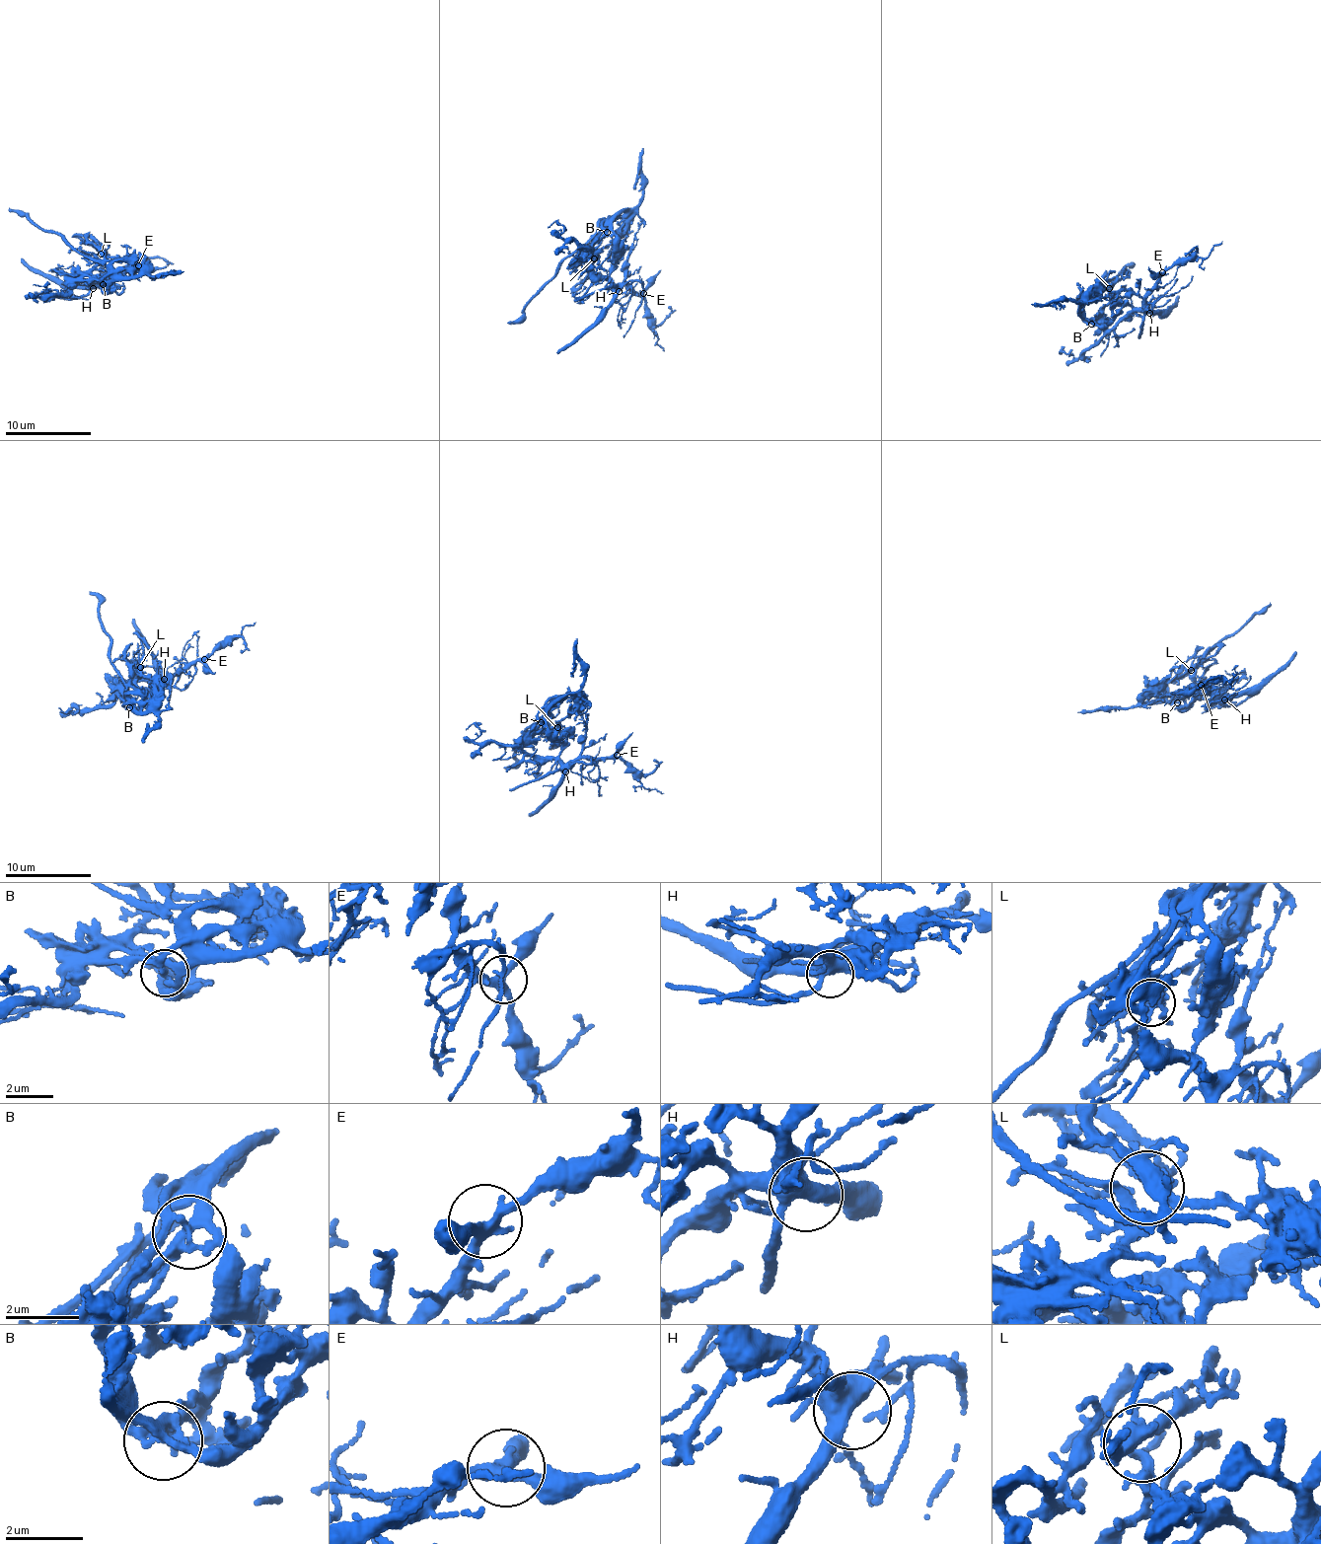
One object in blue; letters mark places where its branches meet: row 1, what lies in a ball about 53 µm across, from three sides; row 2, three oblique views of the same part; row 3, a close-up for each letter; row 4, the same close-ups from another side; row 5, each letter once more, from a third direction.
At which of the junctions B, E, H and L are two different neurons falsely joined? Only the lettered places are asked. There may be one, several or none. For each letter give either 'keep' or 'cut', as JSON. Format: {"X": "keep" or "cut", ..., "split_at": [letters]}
{"B": "cut", "E": "keep", "H": "keep", "L": "keep", "split_at": ["B"]}

